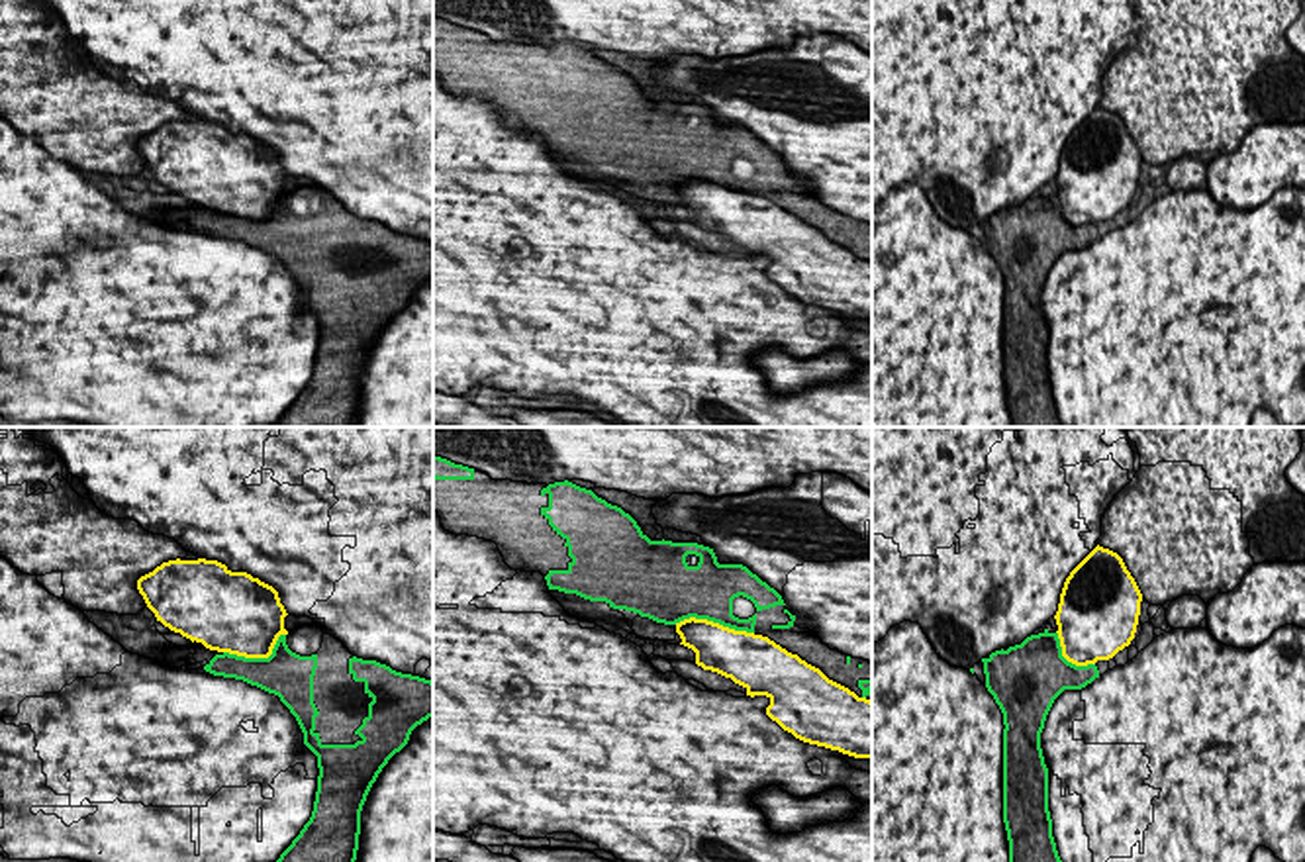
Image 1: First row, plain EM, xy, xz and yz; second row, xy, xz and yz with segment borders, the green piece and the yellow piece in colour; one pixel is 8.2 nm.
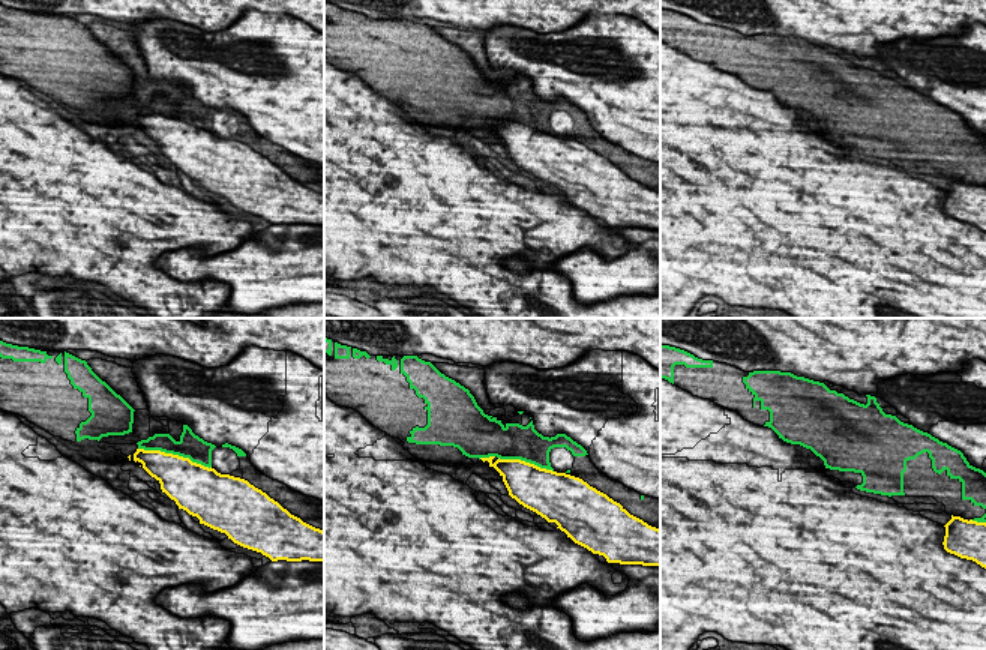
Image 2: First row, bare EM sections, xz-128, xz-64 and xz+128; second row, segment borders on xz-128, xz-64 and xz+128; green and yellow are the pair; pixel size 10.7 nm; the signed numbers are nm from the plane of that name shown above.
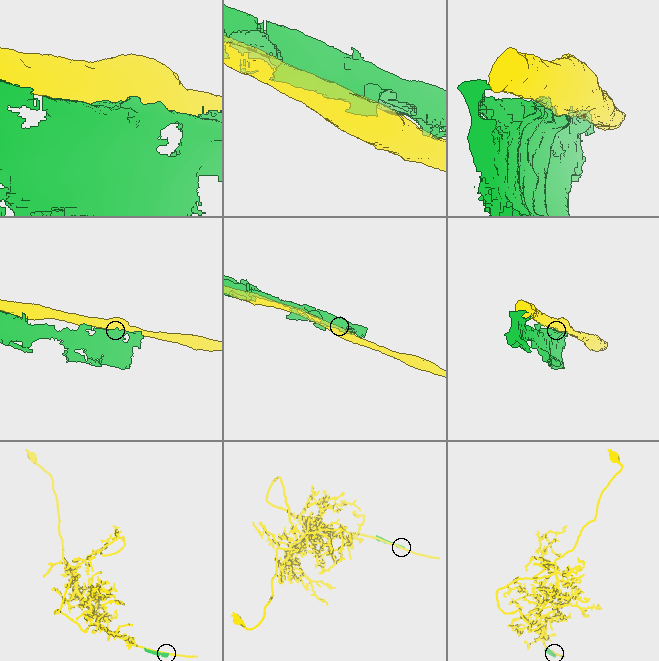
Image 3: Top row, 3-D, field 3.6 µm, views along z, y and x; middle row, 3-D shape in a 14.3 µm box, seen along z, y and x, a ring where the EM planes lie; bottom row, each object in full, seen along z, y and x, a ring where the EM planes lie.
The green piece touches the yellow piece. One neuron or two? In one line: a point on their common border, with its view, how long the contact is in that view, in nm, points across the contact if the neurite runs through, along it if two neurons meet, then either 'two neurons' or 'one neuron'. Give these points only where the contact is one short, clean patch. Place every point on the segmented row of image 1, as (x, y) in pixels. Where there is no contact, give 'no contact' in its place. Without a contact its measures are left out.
xz (714, 622) | 650 nm | two neurons

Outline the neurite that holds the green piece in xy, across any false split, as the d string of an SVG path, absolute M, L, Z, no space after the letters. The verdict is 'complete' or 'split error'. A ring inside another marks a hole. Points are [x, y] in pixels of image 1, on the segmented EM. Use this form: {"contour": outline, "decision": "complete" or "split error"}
{"contour": "M280 635L268 658L223 652L204 670L278 695L296 717L304 744L317 756L312 817L276 862L355 862L366 795L388 760L408 744L411 731L433 717L433 682L357 658L331 635L323 635L321 648L312 656L292 652L286 635Z", "decision": "split error"}

